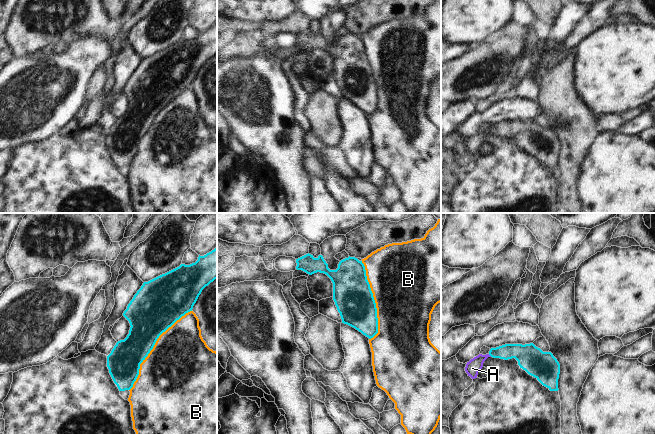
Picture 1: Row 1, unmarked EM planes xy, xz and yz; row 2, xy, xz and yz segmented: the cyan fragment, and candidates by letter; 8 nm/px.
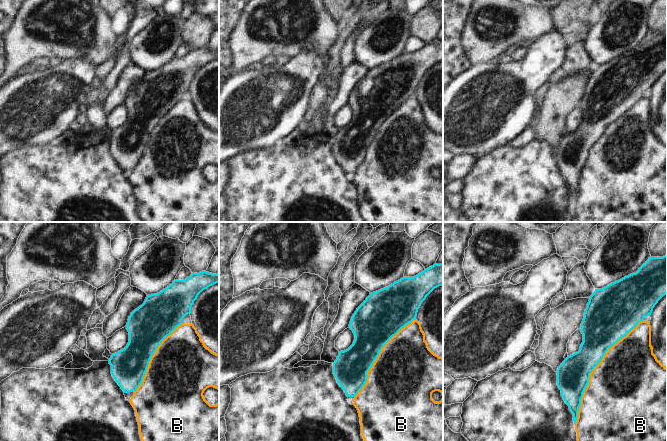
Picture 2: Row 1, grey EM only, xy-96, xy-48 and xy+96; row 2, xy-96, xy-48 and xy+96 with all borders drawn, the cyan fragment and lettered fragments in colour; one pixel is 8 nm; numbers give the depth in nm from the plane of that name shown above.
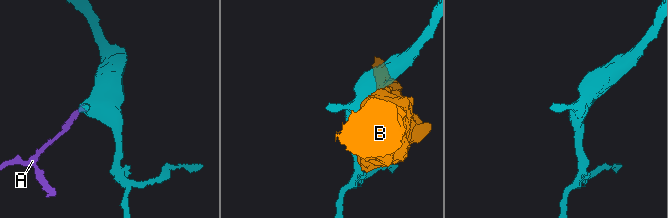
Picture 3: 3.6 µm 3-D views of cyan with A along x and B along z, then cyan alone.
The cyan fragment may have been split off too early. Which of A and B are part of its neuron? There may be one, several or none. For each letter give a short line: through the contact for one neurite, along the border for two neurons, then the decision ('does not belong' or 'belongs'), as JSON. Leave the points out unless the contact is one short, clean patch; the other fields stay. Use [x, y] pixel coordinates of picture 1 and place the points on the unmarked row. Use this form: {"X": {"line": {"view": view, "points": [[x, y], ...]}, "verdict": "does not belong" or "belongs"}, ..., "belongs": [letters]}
{"A": {"line": {"view": "yz", "points": [[521, 129], [490, 131], [483, 133], [472, 144]]}, "verdict": "belongs"}, "B": {"verdict": "does not belong"}, "belongs": ["A"]}

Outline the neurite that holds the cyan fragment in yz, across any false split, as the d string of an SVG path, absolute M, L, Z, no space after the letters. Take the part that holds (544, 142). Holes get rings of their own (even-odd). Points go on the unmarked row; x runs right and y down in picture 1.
M533 119L530 120L505 120L491 124L486 131L478 132L467 138L465 147L472 155L477 154L484 137L488 133L504 136L515 134L520 144L529 151L535 153L543 162L550 167L558 167L558 155L560 140L551 128L543 128Z

